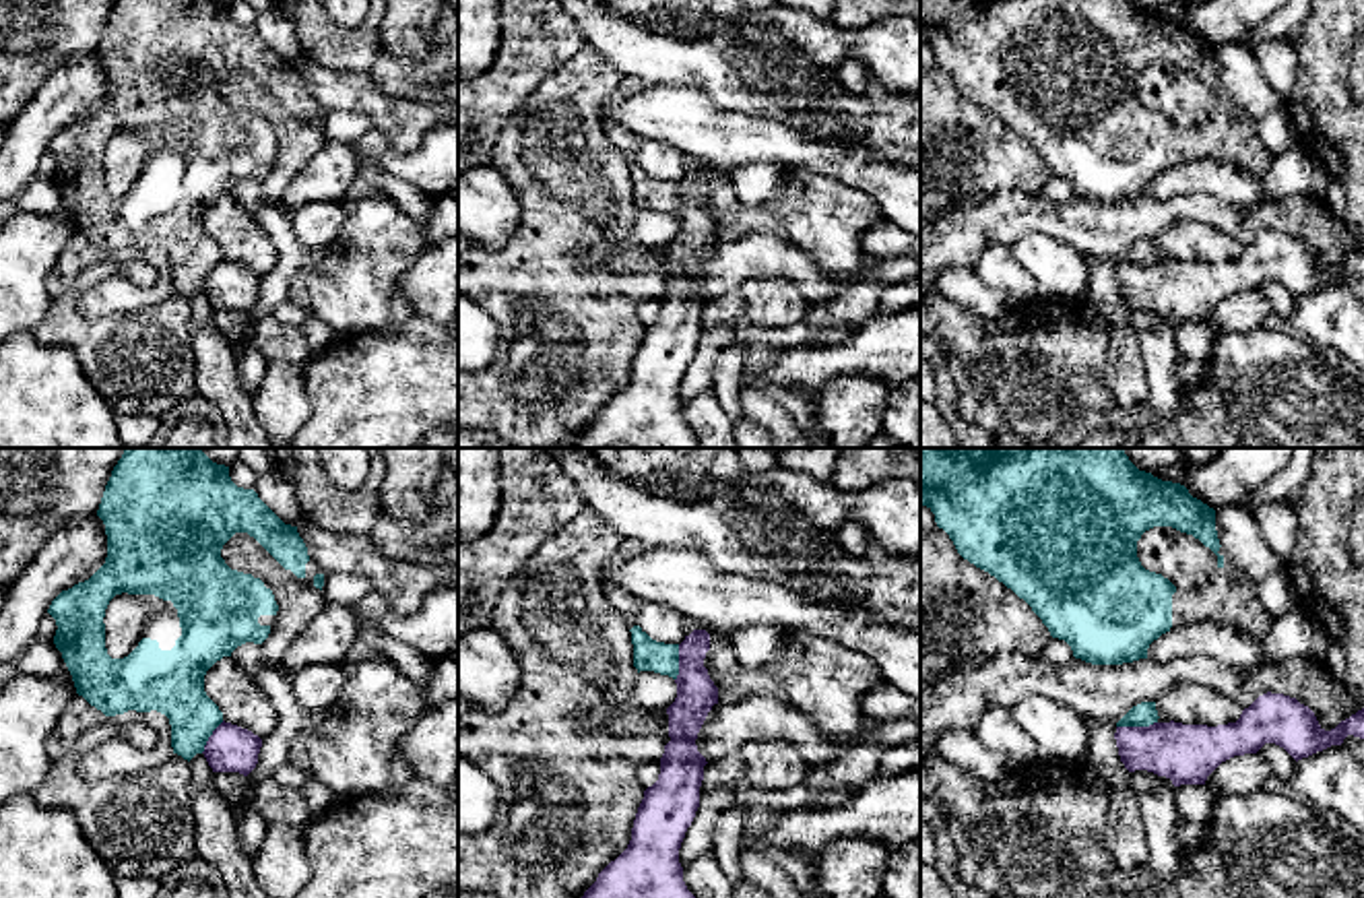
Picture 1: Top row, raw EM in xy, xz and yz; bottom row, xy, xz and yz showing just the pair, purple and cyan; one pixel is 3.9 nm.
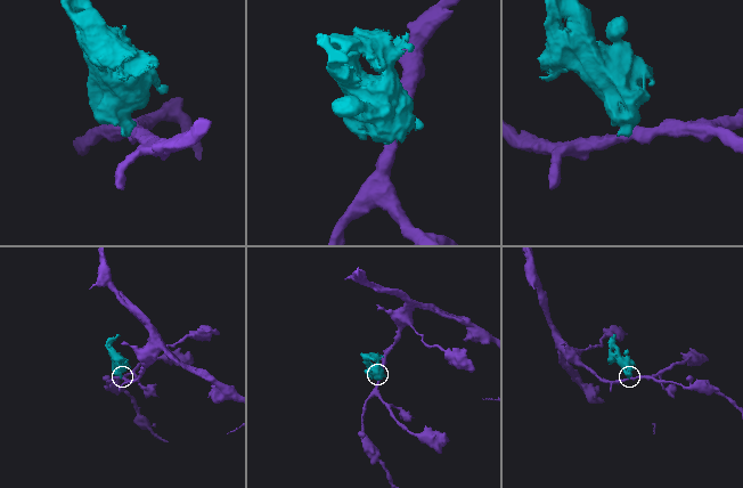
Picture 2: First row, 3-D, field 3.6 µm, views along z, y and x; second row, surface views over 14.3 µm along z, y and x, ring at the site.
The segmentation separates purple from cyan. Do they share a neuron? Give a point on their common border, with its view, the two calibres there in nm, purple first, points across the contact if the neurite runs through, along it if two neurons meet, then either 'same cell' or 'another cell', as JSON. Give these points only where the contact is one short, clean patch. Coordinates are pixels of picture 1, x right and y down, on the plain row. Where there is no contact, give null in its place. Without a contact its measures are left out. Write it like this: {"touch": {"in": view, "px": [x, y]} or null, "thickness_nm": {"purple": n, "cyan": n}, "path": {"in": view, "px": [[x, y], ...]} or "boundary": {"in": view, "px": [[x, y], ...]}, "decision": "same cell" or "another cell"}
{"touch": {"in": "yz", "px": [1135, 265]}, "thickness_nm": {"purple": 240, "cyan": 90}, "boundary": {"in": "yz", "px": [[1156, 259], [1117, 265]]}, "decision": "another cell"}

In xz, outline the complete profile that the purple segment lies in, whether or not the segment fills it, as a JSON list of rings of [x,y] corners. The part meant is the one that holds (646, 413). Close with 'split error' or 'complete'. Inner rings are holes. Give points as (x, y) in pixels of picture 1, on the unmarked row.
[[[693,167],[679,182],[677,235],[667,246],[671,279],[660,295],[658,318],[644,328],[627,386],[598,411],[574,448],[700,448],[683,419],[679,386],[700,345],[700,324],[708,301],[697,289],[695,277],[708,250],[718,242],[718,225],[704,204],[708,188],[710,171],[706,167]]]; complete

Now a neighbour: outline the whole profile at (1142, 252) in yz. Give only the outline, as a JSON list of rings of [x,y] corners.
[[[1141,239],[1133,244],[1118,260],[1116,264],[1149,264],[1158,260],[1158,248],[1156,239]]]

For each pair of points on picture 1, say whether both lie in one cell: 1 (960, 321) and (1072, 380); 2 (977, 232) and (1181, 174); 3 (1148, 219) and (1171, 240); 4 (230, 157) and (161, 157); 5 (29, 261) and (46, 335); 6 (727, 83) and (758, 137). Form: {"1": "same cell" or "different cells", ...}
{"1": "same cell", "2": "different cells", "3": "different cells", "4": "same cell", "5": "different cells", "6": "different cells"}

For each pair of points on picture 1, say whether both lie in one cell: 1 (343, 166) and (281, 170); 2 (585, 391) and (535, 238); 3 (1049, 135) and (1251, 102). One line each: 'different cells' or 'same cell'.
1: different cells
2: same cell
3: different cells

